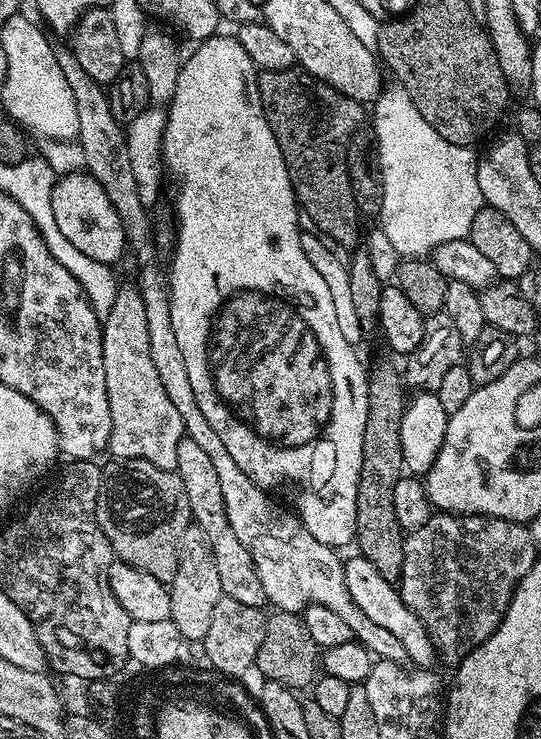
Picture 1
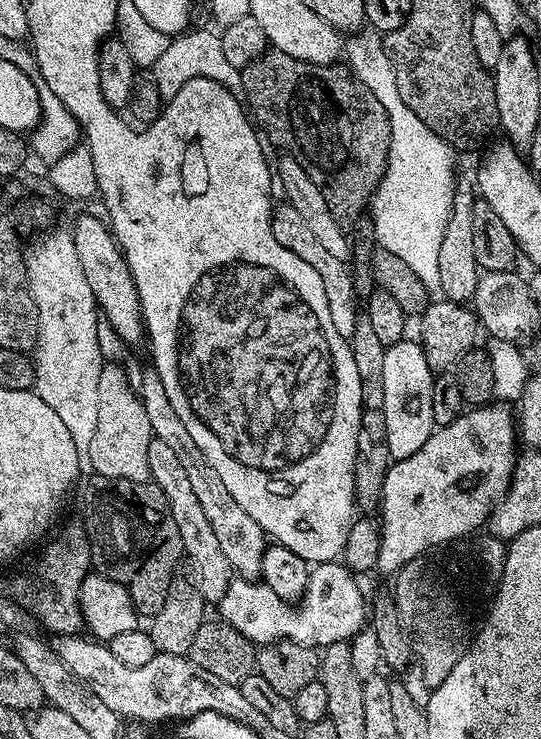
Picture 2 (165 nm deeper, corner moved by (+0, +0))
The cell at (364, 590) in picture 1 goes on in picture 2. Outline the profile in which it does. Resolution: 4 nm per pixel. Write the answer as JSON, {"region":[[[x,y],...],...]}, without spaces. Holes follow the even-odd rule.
{"region":[[[343,563],[315,565],[308,577],[302,603],[293,606],[289,601],[278,598],[278,594],[274,594],[274,590],[262,582],[234,578],[228,584],[226,594],[218,601],[219,619],[234,626],[234,630],[241,632],[256,646],[275,644],[278,640],[292,640],[295,644],[319,649],[329,644],[348,642],[366,624],[366,600],[364,604],[364,596],[355,579],[357,577]]]}

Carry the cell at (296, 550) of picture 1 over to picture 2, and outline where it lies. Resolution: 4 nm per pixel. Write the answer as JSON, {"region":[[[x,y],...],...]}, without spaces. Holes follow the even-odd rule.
{"region":[[[196,452],[196,468],[190,464],[184,464],[187,477],[190,478],[190,486],[193,487],[194,494],[197,495],[202,512],[206,515],[206,520],[210,522],[214,536],[218,540],[218,546],[222,549],[222,554],[230,562],[233,571],[245,580],[257,579],[260,576],[261,556],[268,545],[268,537],[263,528],[253,520],[252,516],[239,506],[234,498],[230,497],[230,492],[226,486],[222,485],[222,478],[215,473],[214,468],[205,462],[202,452]]]}

